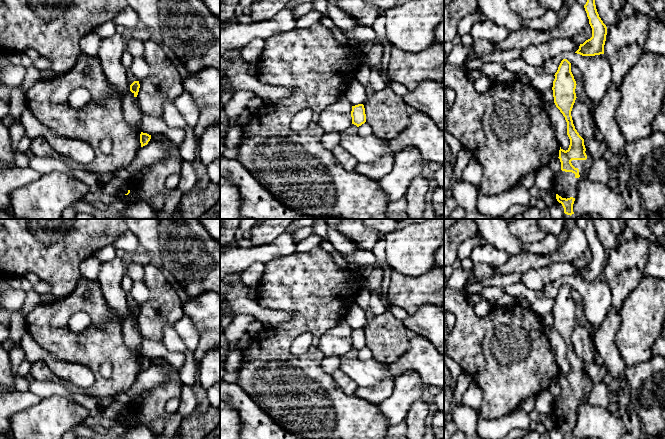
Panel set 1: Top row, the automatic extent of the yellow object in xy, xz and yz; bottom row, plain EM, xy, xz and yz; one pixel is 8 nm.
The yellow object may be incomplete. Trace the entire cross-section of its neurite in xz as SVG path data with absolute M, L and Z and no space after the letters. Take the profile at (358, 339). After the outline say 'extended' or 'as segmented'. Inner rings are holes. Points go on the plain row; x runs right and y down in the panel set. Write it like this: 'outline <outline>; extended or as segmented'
outline M358 328L358 329L352 330L351 341L352 341L352 348L356 349L357 351L364 348L366 346L364 329Z; as segmented

